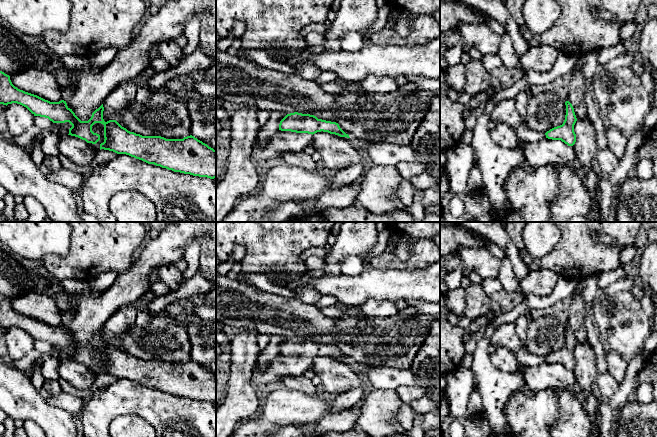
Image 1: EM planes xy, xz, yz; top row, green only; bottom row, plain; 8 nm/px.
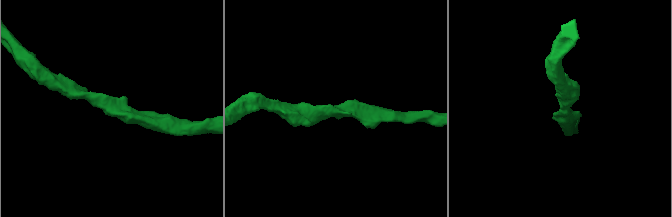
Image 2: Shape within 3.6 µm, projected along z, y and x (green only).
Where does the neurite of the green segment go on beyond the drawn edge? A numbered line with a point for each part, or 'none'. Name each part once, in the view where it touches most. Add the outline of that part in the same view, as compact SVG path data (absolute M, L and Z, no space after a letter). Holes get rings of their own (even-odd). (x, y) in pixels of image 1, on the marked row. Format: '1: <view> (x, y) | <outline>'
none

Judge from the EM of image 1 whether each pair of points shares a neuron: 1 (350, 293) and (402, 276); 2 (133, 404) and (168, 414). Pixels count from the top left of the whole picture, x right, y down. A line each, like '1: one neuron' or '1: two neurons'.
1: one neuron
2: one neuron

